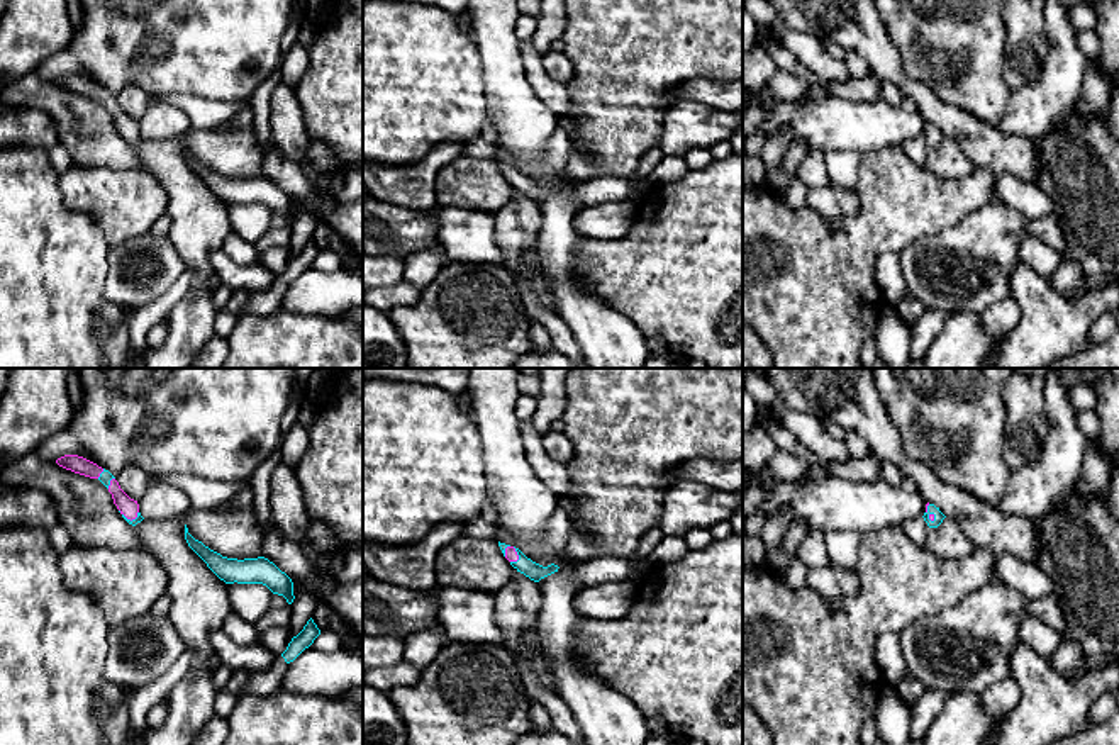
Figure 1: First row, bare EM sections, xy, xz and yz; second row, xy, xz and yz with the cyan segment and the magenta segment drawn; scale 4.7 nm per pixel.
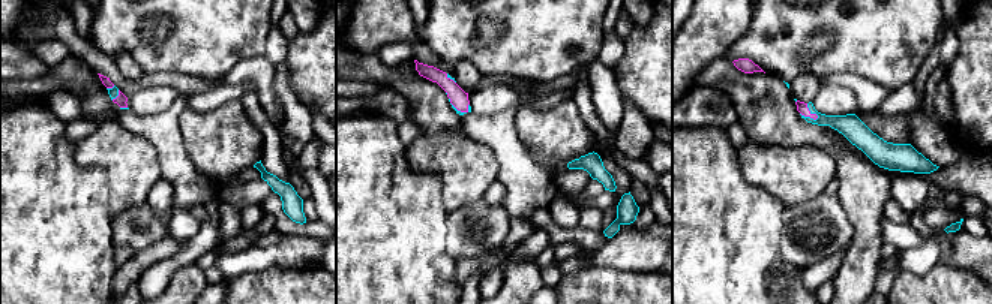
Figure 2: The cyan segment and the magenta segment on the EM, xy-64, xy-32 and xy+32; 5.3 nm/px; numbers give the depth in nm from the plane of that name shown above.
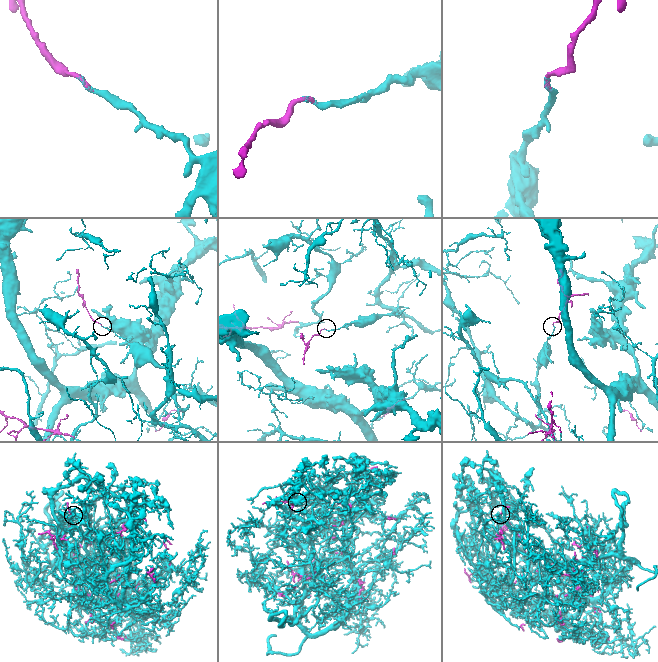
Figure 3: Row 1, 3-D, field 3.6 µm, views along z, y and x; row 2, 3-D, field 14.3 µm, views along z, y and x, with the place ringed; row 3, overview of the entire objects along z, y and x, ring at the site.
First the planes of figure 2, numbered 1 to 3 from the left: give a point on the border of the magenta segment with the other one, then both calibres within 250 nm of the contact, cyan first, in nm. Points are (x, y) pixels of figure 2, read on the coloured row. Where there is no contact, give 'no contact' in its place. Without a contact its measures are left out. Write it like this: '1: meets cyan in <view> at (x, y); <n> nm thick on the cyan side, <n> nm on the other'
1: meets cyan in xy-64 at (116, 96); 50 nm thick on the cyan side, 60 nm on the other
2: meets cyan in xy-32 at (456, 110); 20 nm thick on the cyan side, 100 nm on the other
3: meets cyan in xy+32 at (811, 113); 120 nm thick on the cyan side, 60 nm on the other

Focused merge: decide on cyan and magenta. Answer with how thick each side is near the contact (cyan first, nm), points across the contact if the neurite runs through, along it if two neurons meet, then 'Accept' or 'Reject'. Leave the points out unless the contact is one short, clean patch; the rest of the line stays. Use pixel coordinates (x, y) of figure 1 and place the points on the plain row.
Thickness 60 nm (cyan) against 90 nm. Boundary: xy (114, 97), (107, 107). Reject

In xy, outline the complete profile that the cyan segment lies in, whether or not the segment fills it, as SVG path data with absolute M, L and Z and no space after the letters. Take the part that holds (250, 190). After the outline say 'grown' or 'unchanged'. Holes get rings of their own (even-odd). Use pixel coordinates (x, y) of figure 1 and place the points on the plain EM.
M185 144L185 160L188 166L207 183L207 187L225 204L263 204L273 214L283 216L288 224L293 222L293 202L273 182L258 178L227 178L195 160Z | unchanged

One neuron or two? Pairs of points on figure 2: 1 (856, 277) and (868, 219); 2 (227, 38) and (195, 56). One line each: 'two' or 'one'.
1: one
2: one

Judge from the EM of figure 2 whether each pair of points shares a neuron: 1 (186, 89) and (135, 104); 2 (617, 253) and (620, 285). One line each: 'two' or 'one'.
1: two
2: two

